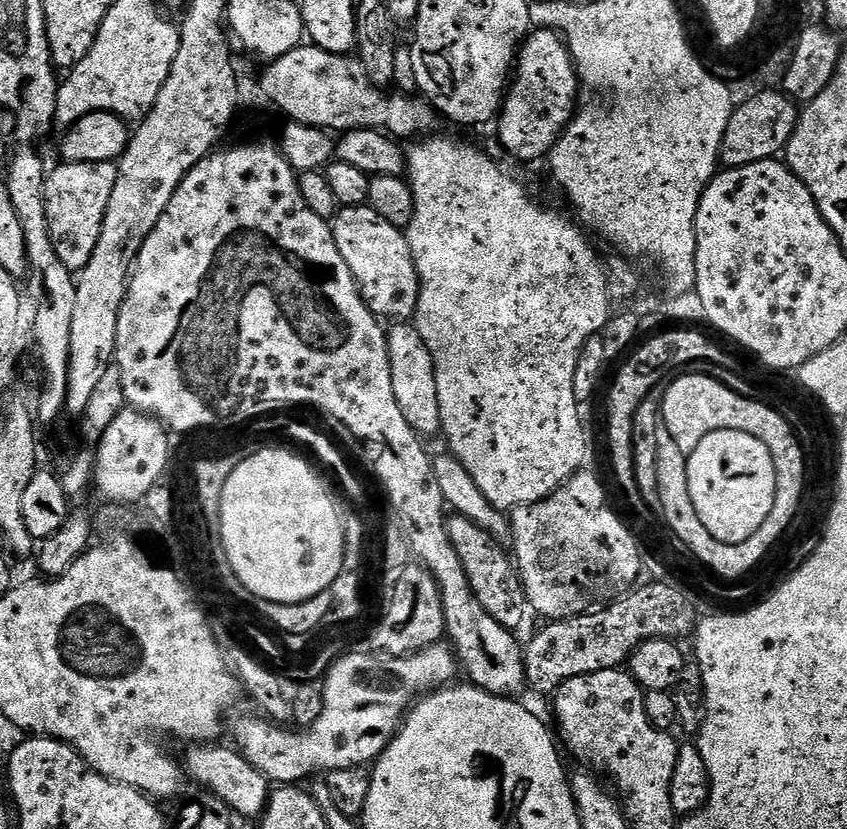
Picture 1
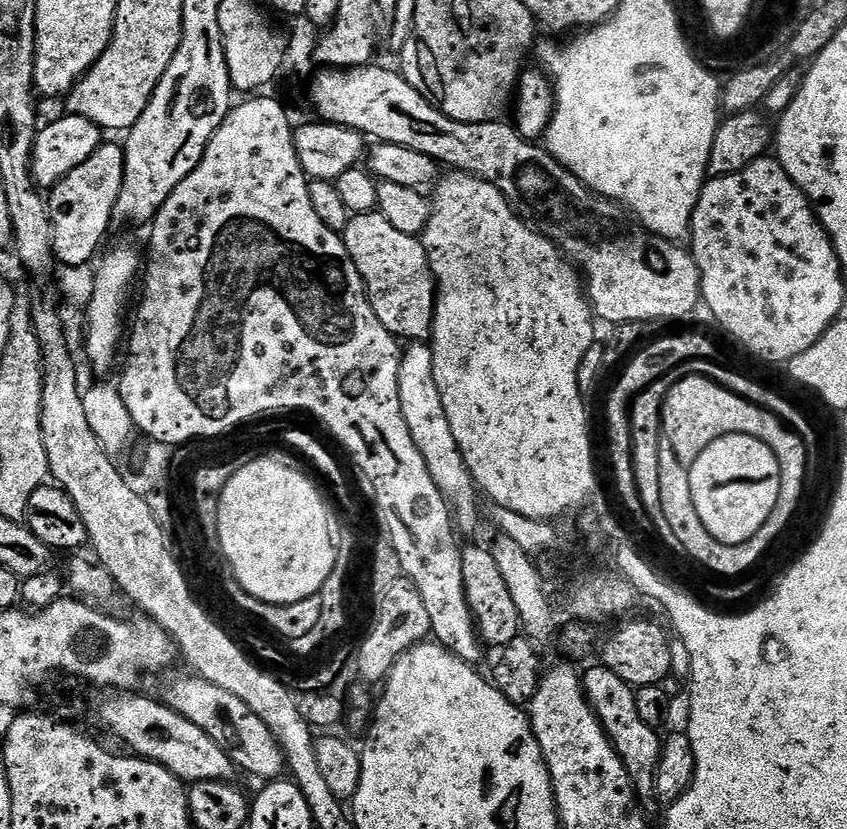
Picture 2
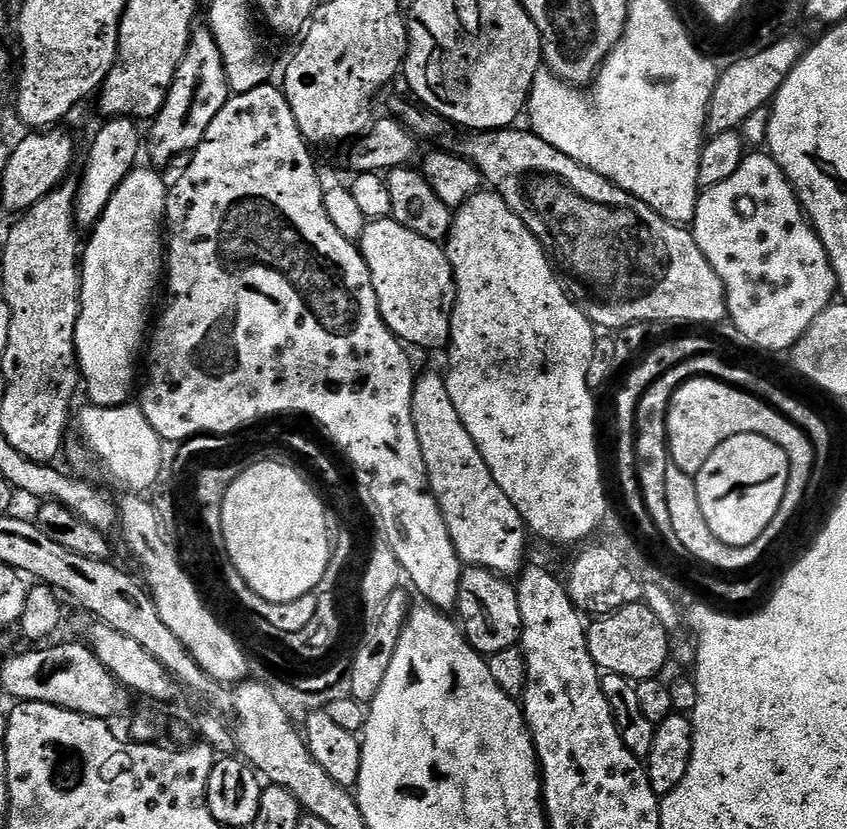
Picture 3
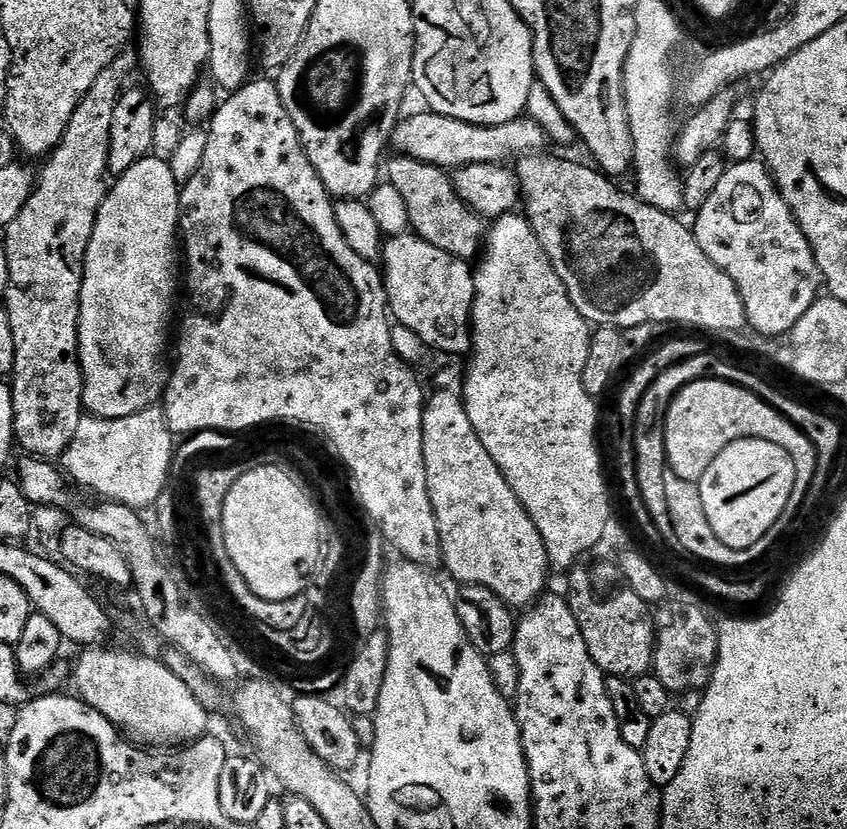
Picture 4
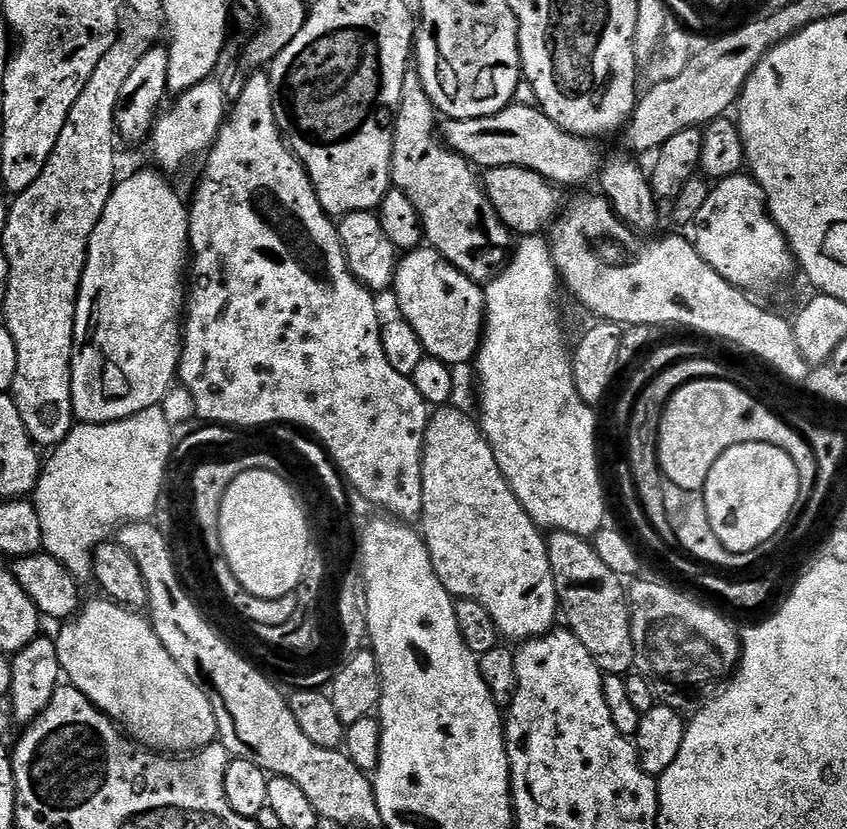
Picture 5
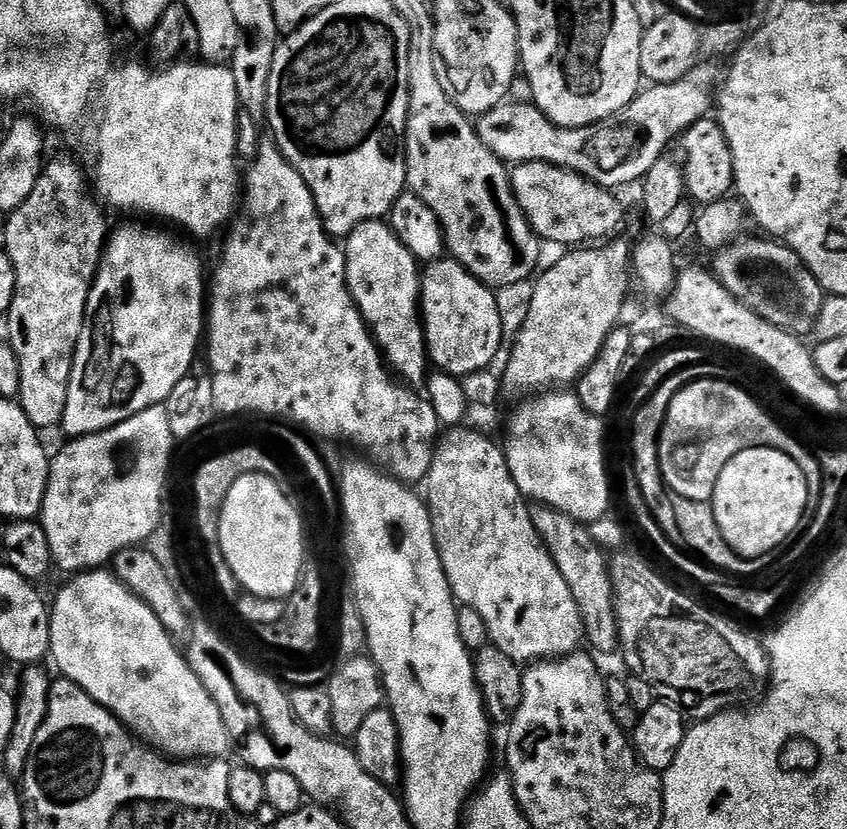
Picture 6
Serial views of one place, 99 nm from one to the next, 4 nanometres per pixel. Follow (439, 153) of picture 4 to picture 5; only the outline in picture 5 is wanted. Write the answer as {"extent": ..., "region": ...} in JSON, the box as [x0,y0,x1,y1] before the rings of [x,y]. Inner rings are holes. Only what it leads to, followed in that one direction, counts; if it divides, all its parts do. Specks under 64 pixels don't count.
{"extent":[442,102,602,186],"region":[[[513,102],[507,108],[498,110],[498,114],[490,114],[486,118],[466,118],[465,120],[445,119],[442,124],[442,135],[445,144],[459,156],[467,158],[469,164],[480,170],[489,168],[525,168],[537,172],[544,180],[551,180],[557,186],[563,184],[584,184],[587,180],[595,181],[602,167],[600,152],[591,139],[575,136],[562,126],[558,126],[549,116],[531,104]]]}

